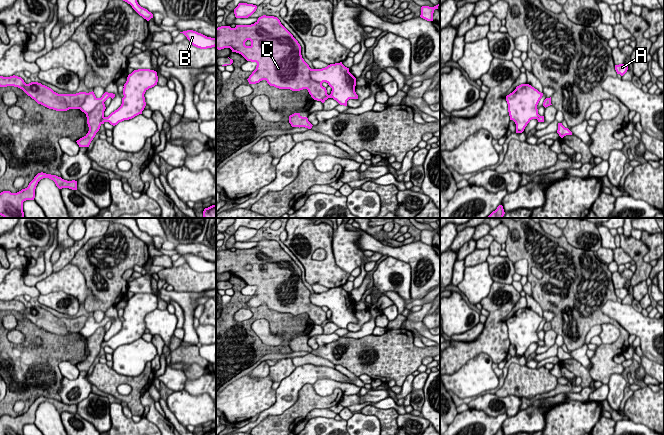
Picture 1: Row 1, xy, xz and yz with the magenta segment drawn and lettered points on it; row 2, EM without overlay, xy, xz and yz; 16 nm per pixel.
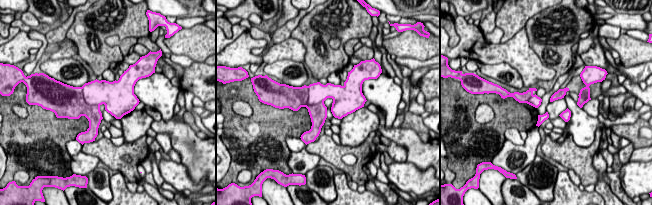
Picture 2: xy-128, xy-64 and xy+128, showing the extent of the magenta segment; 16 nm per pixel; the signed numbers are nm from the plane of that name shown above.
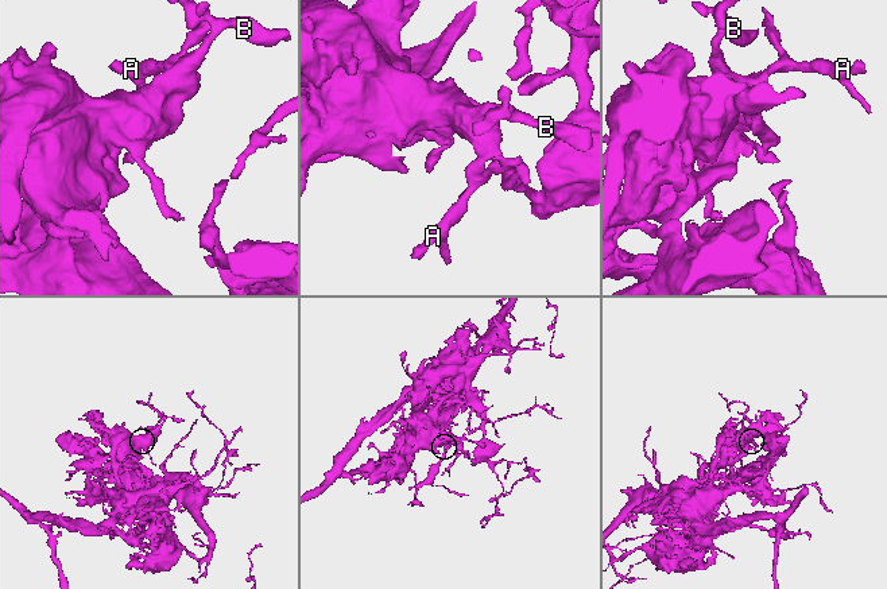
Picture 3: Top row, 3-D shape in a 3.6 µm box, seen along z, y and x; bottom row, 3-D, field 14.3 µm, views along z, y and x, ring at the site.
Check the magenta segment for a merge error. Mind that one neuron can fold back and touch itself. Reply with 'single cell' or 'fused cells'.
fused cells

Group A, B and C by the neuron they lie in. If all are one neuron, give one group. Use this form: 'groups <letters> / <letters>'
groups A B / C

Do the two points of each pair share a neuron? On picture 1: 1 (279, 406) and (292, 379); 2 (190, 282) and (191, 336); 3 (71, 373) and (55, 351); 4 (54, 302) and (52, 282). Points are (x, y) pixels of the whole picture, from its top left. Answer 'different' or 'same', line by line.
1: same
2: different
3: different
4: different

